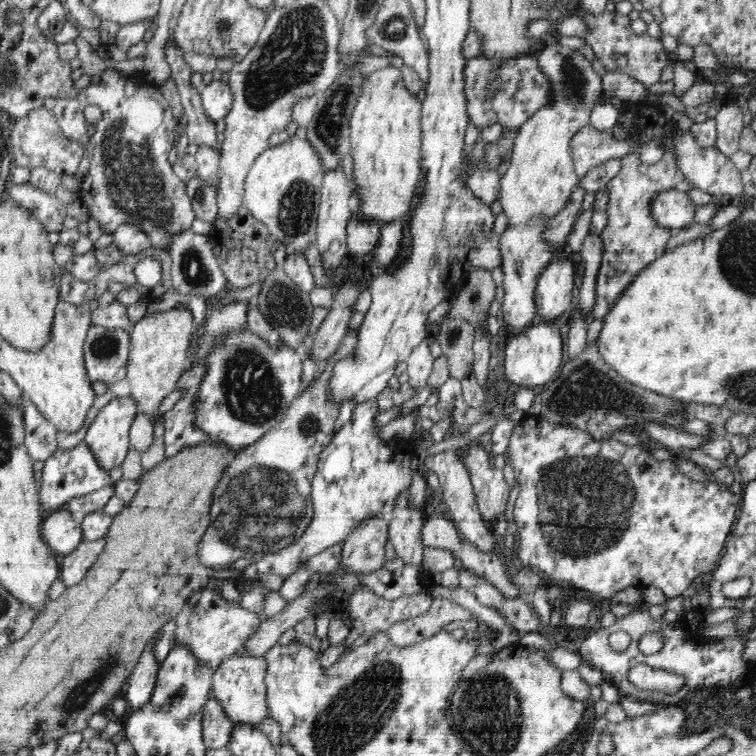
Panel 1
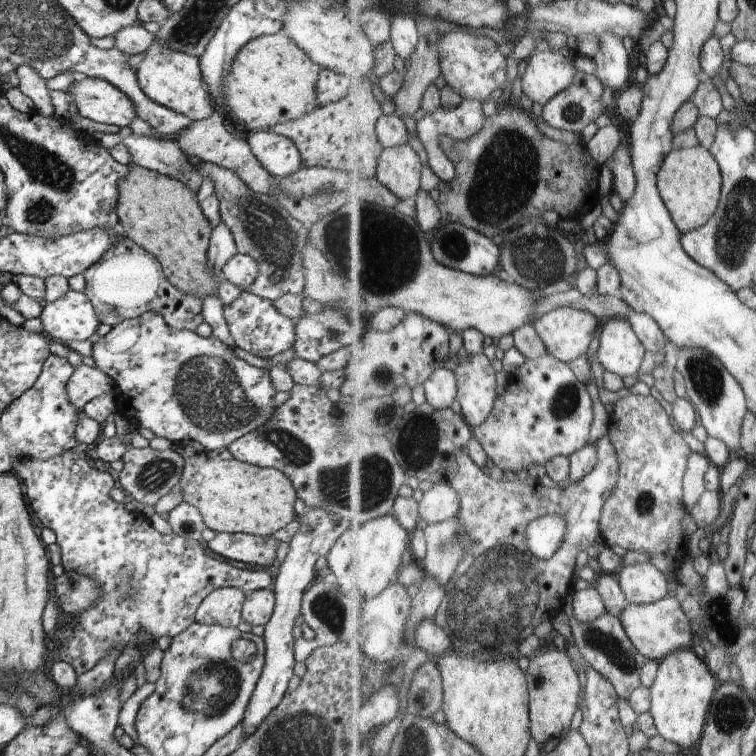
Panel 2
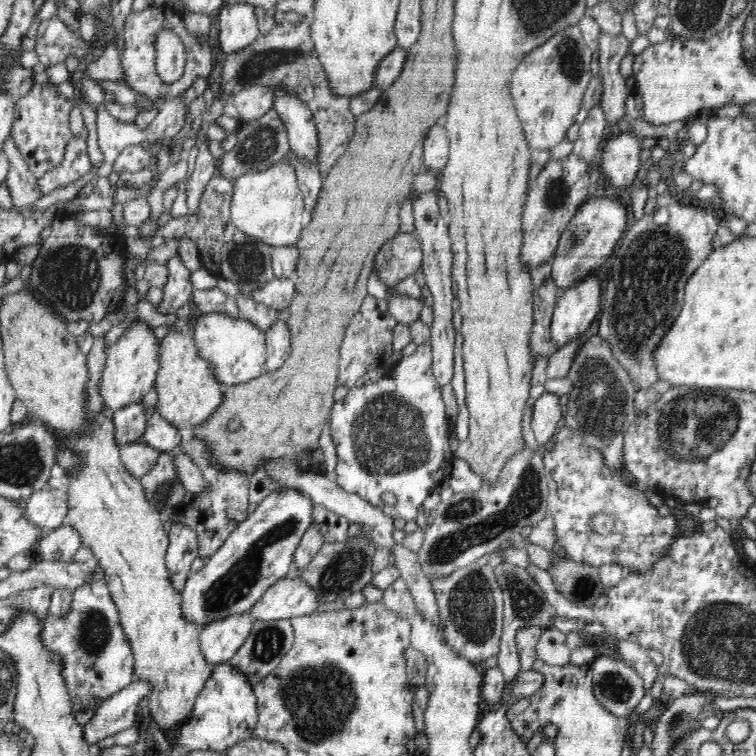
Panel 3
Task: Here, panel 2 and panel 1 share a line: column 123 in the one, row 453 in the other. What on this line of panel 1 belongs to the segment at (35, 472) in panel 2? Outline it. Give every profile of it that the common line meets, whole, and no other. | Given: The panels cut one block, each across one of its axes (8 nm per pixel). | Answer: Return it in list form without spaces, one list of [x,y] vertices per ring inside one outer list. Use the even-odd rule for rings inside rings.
[[[526,416],[521,424],[514,426],[510,444],[503,455],[508,458],[514,470],[520,493],[514,504],[514,522],[518,527],[519,542],[519,551],[515,556],[519,556],[524,566],[532,566],[548,581],[572,584],[578,589],[592,592],[600,600],[604,598],[612,600],[618,592],[632,585],[640,590],[646,587],[660,588],[668,598],[681,596],[696,577],[712,572],[718,564],[725,540],[733,529],[732,524],[736,520],[736,510],[740,504],[740,500],[728,489],[728,486],[718,483],[710,476],[703,482],[690,479],[688,474],[680,472],[675,459],[660,461],[647,450],[626,446],[618,440],[596,441],[584,431],[547,422],[542,416]]]

